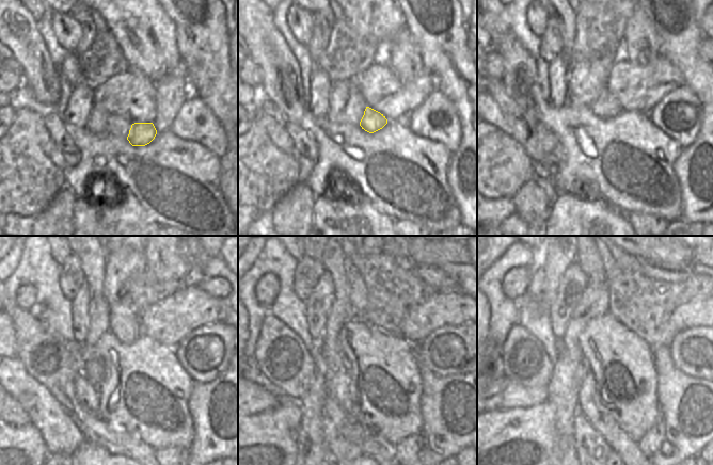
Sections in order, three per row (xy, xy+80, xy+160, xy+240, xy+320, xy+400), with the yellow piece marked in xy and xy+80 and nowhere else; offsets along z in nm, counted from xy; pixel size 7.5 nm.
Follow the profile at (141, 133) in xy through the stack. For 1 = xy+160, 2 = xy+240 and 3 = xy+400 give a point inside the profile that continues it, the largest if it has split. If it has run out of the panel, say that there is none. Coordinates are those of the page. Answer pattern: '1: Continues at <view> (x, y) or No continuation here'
1: Continues at xy+160 (606, 106)
2: Continues at xy+240 (124, 323)
3: Continues at xy+400 (588, 259).

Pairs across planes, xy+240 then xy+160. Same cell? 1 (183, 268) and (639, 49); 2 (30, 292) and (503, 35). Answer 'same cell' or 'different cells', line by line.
1: same cell
2: different cells

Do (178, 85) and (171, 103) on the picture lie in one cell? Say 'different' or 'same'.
same

